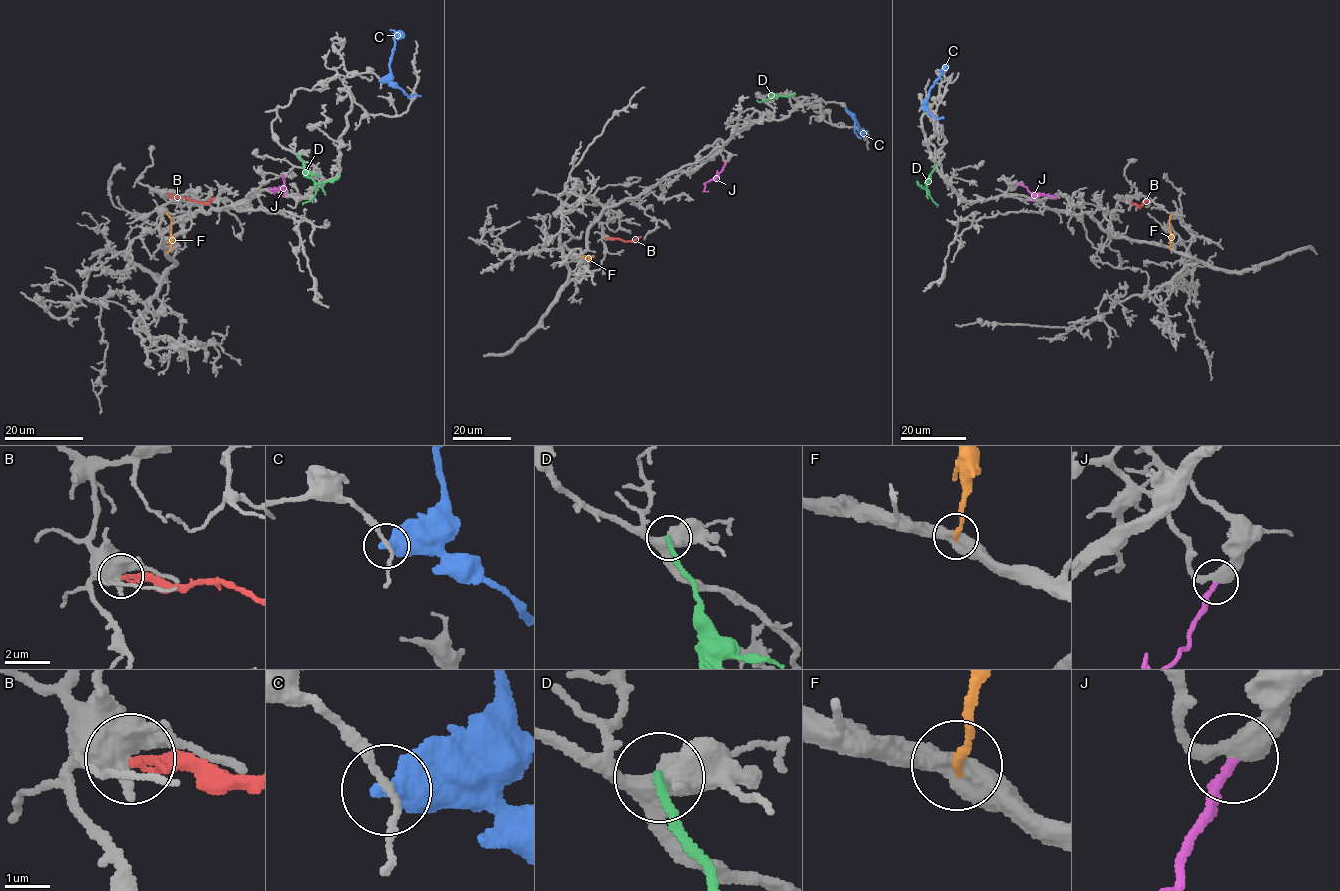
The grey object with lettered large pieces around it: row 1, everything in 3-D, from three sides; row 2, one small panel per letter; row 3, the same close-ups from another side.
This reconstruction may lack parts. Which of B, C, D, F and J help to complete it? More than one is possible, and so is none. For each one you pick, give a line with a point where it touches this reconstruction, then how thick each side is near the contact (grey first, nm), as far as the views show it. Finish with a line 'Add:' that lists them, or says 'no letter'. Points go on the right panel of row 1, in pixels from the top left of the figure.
J: contact (1017, 183); calibres 420 and 180 nm
Add: J

